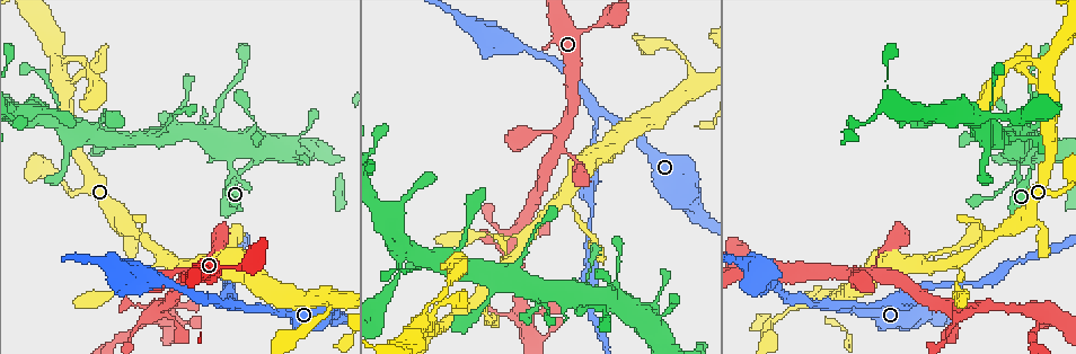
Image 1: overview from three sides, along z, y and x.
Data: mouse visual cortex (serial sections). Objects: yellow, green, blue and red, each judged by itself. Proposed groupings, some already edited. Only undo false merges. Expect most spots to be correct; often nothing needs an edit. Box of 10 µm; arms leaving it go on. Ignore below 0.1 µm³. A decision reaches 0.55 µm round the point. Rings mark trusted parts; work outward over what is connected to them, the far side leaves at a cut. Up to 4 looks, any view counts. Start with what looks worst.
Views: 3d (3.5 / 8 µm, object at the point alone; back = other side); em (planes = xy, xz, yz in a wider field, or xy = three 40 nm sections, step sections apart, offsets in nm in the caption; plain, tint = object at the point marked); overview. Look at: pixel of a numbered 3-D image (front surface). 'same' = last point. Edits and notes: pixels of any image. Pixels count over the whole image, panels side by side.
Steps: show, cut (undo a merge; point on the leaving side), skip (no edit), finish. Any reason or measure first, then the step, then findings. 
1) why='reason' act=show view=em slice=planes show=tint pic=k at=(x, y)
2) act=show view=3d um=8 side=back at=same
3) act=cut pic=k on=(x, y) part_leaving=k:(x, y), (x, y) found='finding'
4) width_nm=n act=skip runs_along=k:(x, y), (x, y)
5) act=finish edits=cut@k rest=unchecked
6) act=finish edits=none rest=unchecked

act=show view=3d um=3.5 pic=1 at=(835, 305)

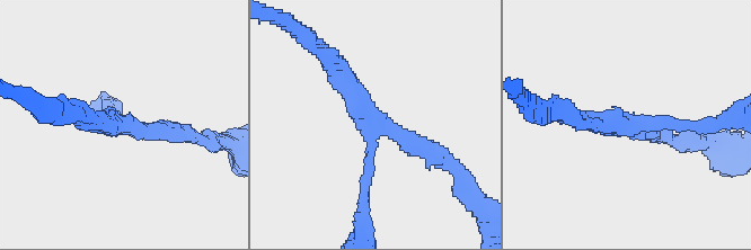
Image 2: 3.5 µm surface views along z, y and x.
arms=3 arm_widths_nm=150,250,250 act=show view=em slice=planes show=tint pic=2 at=(123, 127)

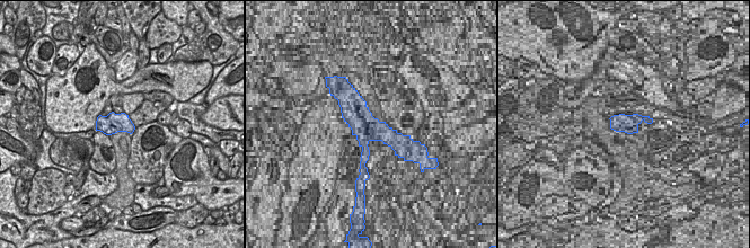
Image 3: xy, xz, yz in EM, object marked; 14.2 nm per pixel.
act=skip runs_along=2:(442, 158), (376, 126), (338, 65) found='all the same cell'

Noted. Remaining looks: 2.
why='side arm on a straight run' act=show view=3d um=8 pic=1 at=(921, 266)

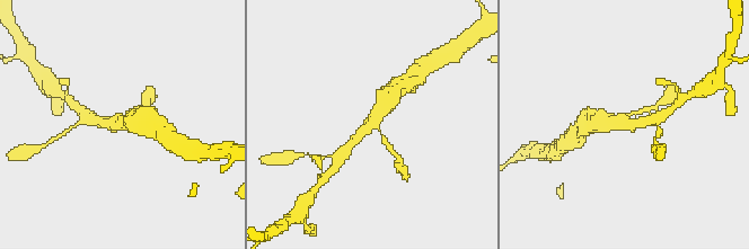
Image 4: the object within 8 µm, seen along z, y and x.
act=show view=3d um=3.5 at=same

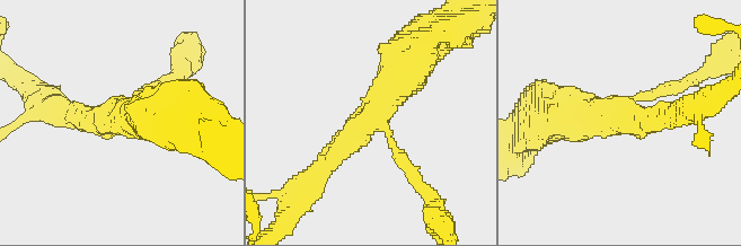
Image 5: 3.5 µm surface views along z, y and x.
act=skip runs_along=5:(318, 170), (367, 122), (412, 55) found='continuous, no second cell'

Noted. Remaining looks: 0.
act=finish edits=none rest=unchecked

